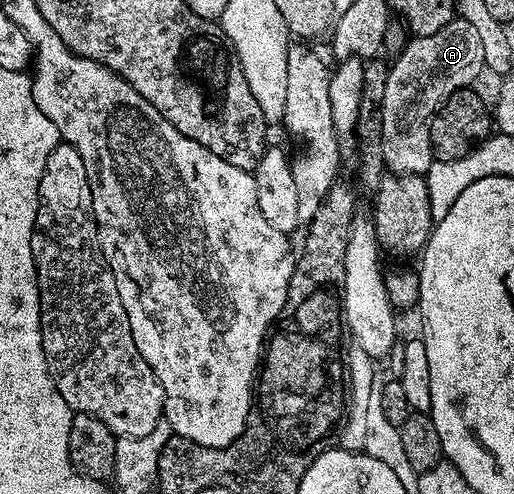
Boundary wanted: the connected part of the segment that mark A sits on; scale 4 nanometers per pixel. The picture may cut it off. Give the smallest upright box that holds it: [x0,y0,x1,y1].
[382,16,484,175]

